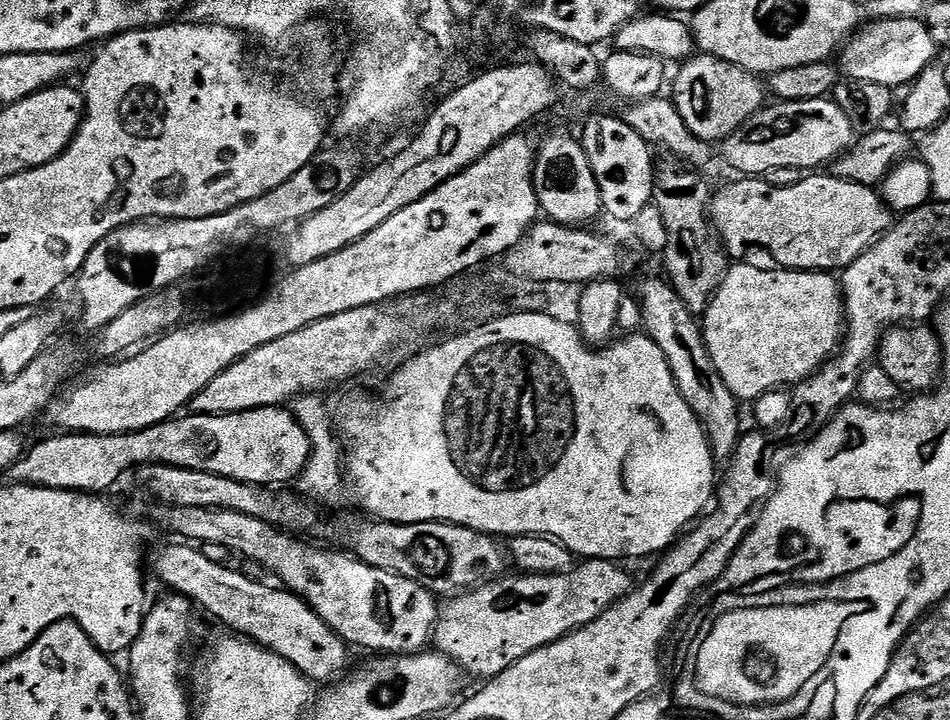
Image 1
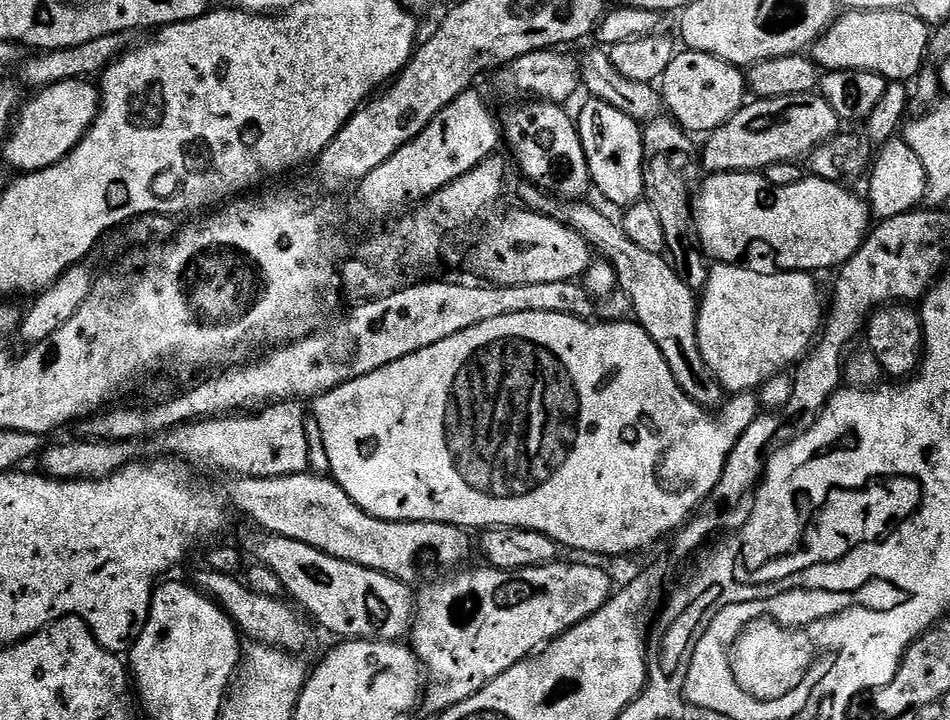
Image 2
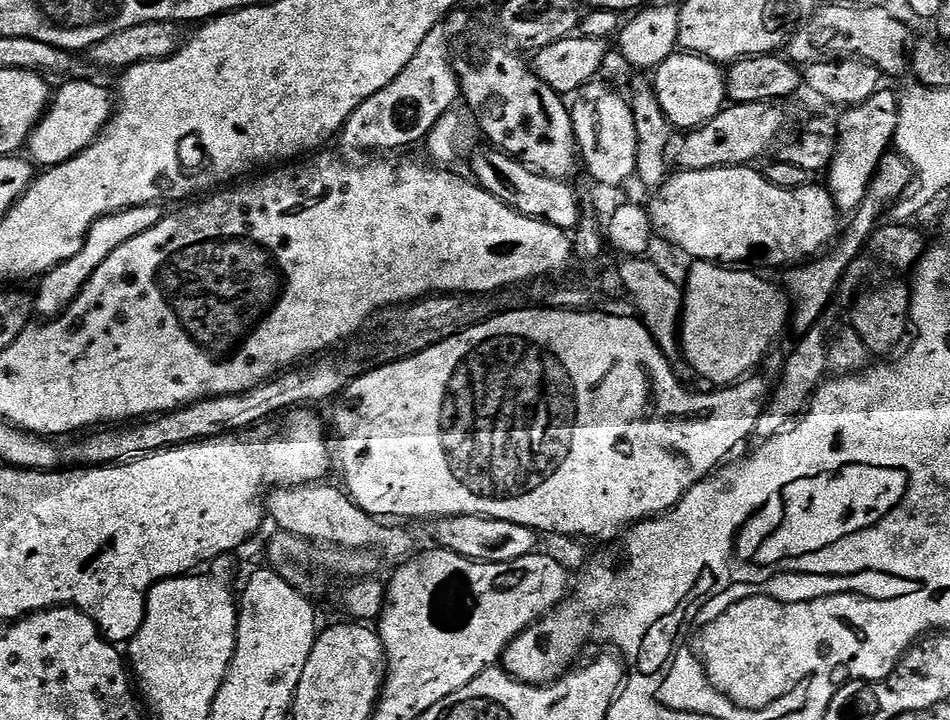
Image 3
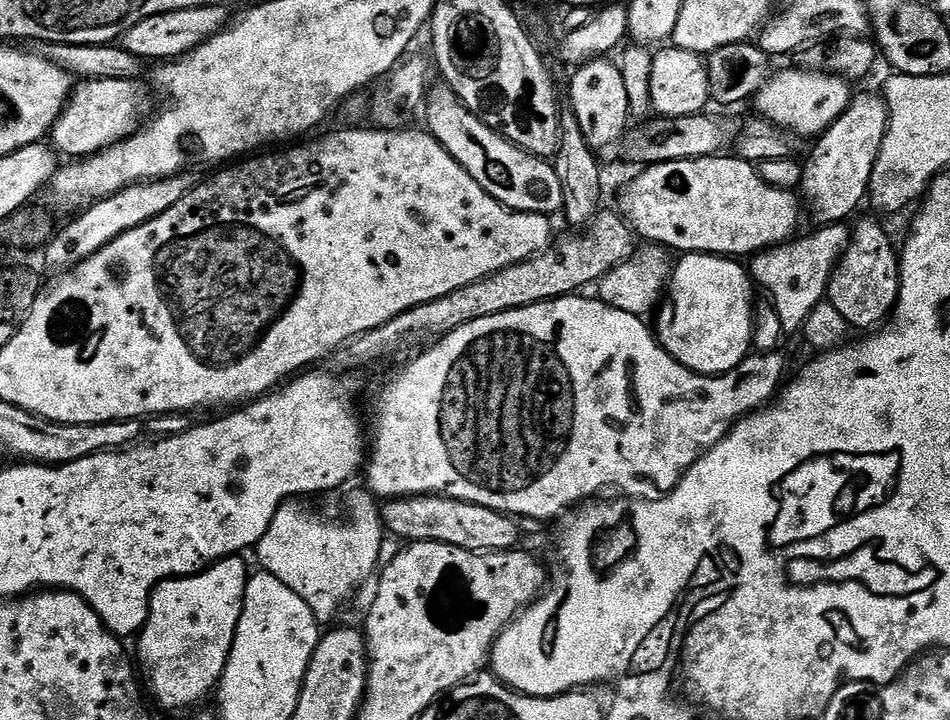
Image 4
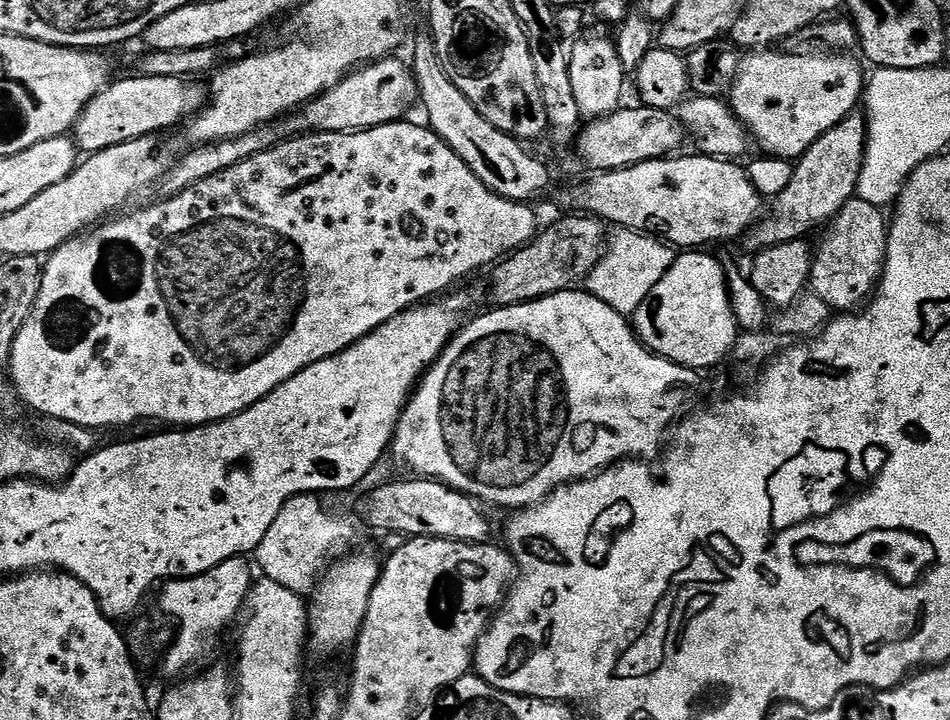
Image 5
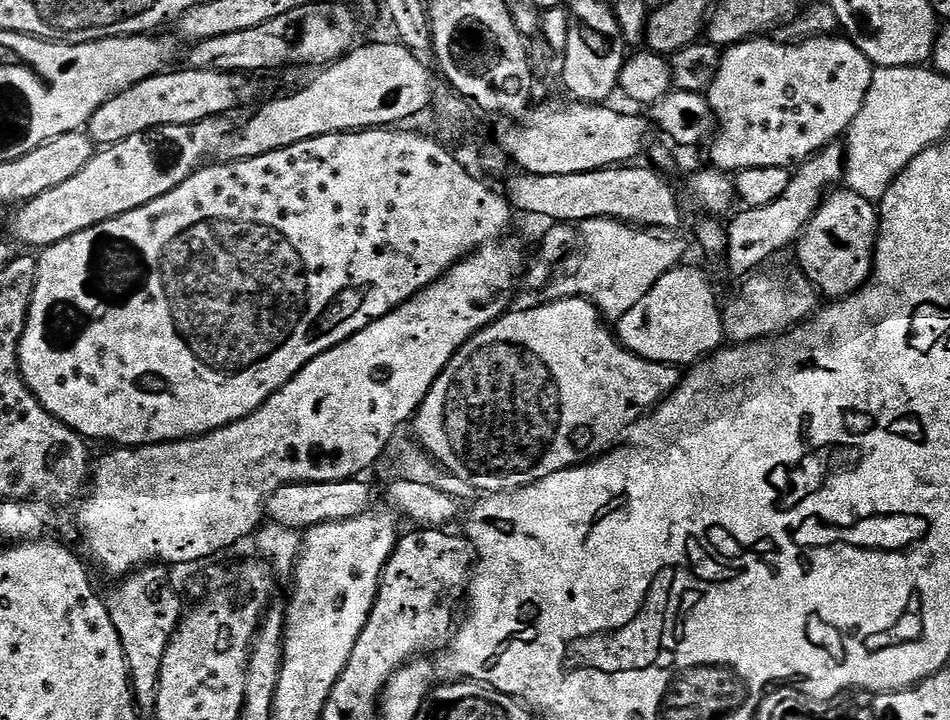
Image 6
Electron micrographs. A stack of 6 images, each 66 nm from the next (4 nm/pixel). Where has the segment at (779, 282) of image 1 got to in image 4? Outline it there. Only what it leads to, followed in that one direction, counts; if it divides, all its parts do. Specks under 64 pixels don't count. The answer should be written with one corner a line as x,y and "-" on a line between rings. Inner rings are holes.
690,252
679,257
676,269
671,269
670,279
666,284
666,295
655,313
656,324
654,323
654,335
660,342
660,346
665,348
670,355
682,366
686,366
692,372
699,372
702,376
722,376
730,370
738,367
743,360
753,351
753,317
754,301
752,302
752,290
754,291
754,281
750,275
749,269
744,268
739,259
729,258
727,256
713,256
711,252

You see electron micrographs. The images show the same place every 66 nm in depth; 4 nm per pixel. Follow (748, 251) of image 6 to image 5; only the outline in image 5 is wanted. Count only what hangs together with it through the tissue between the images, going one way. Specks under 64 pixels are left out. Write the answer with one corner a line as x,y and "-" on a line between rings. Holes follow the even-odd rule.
863,115
847,116
838,126
834,126
810,150
801,154
795,161
793,177
790,184
775,197
776,209
772,217
761,219
747,233
746,241
753,250
776,247
782,243
792,243
803,240
816,227
827,225
846,206
848,201
856,196
858,174
864,161
864,147
868,141
868,130

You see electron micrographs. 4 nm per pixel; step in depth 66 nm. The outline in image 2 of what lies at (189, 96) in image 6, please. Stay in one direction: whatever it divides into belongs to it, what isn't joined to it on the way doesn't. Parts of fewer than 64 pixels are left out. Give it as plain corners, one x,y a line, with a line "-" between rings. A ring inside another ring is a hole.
87,79
67,80
51,84
48,88
41,88
28,105
19,109
14,123
8,133
7,140
3,141
4,160
12,168
17,168
17,173
41,172
43,168
49,168
64,160
80,144
81,138
92,128
96,121
96,115
100,112
100,93
95,83

